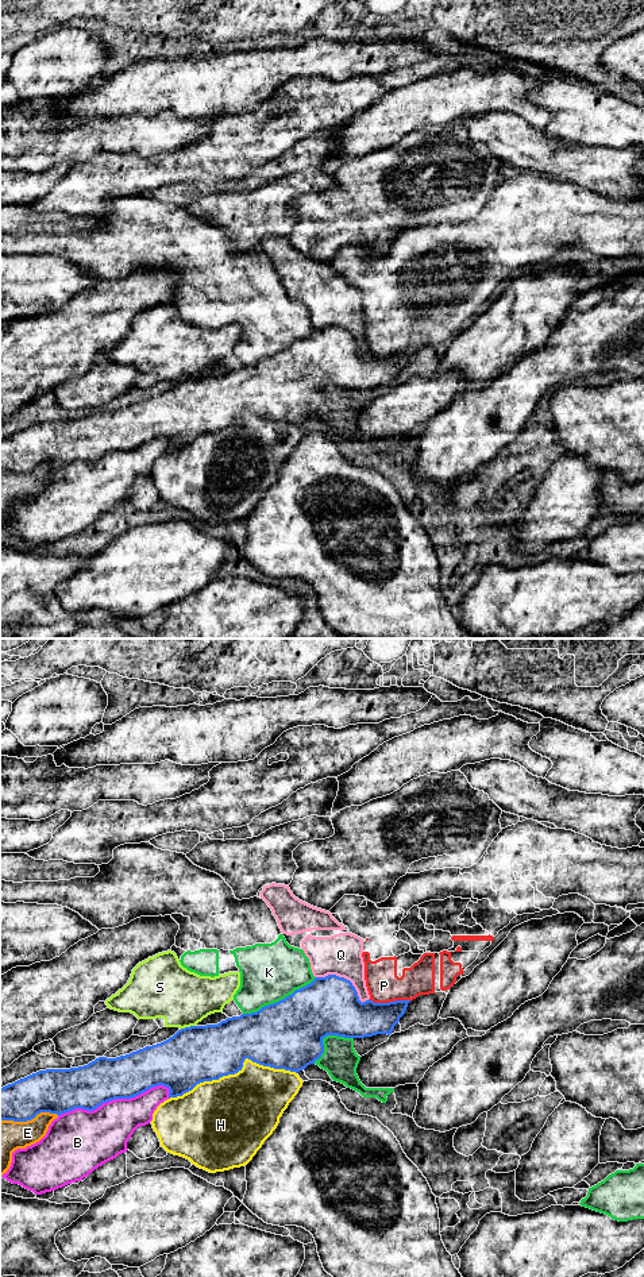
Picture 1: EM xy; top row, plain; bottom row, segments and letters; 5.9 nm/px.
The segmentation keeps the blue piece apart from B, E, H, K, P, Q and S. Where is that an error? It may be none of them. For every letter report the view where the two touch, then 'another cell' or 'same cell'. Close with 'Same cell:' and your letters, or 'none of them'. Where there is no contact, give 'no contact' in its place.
B: xy | another cell
E: xy | another cell
H: xy | another cell
K: xy | another cell
P: xy | another cell
Q: xy | another cell
S: xy | another cell
Same cell: none of them

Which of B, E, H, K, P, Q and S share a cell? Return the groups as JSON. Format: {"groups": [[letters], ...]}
{"groups": [["B"], ["E"], ["H"], ["K"], ["P"], ["Q"], ["S"]]}

